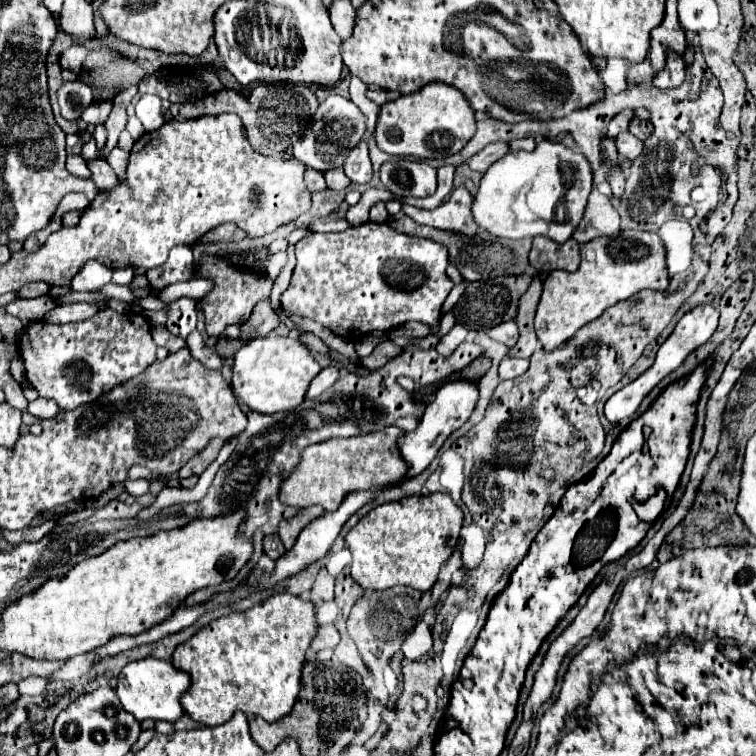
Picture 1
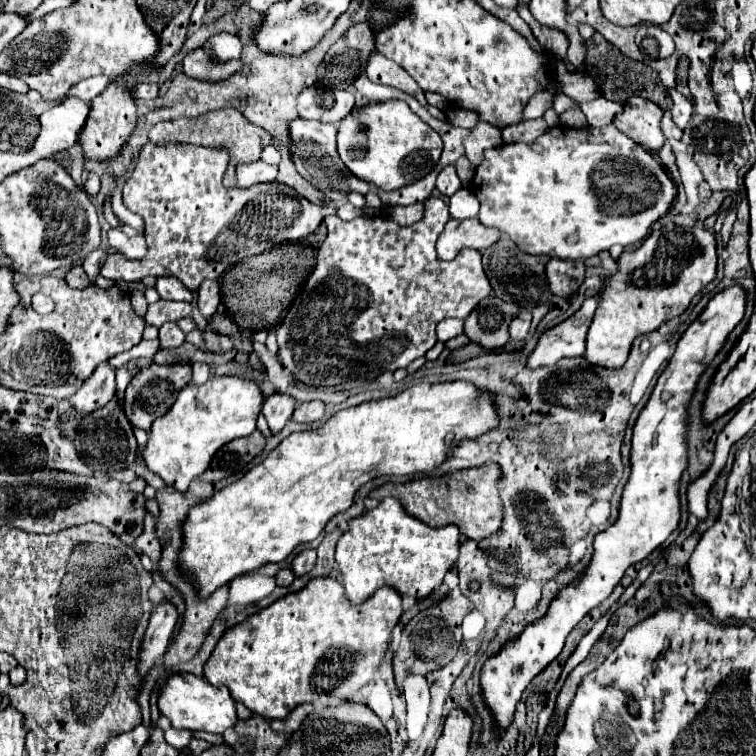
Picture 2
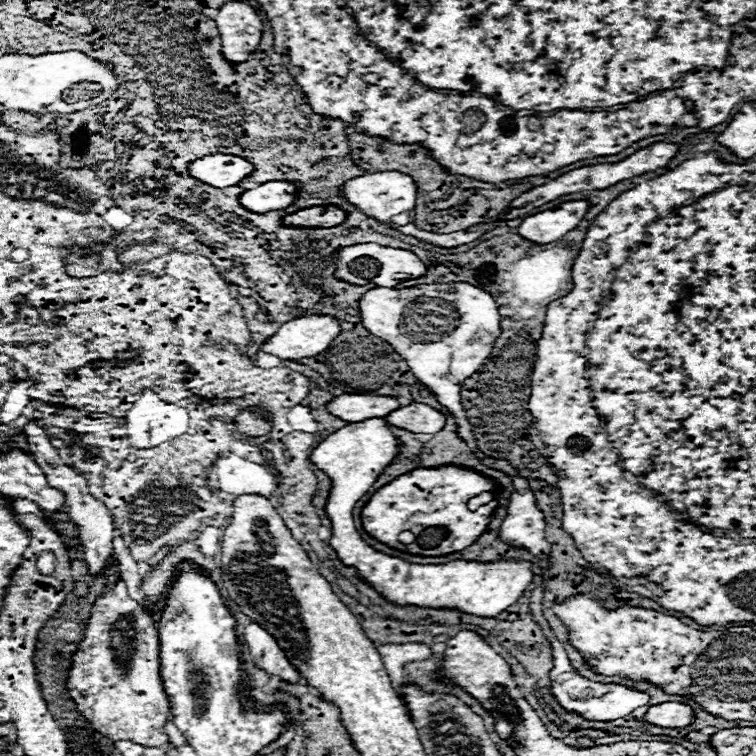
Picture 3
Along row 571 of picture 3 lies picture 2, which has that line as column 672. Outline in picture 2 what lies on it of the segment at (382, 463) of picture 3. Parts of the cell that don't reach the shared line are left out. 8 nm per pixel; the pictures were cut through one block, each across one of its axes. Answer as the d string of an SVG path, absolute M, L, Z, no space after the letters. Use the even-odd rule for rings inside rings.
M738 286L726 288L718 294L714 294L710 298L710 302L706 304L706 308L702 310L702 314L686 328L686 332L682 334L682 338L678 340L676 352L672 356L672 360L666 364L666 368L662 370L662 374L658 376L656 386L652 388L652 394L646 402L646 406L642 408L636 424L634 424L634 436L632 436L632 452L630 452L630 478L624 486L622 492L622 500L620 500L620 510L618 510L618 518L614 520L614 524L600 532L594 540L594 552L588 564L588 570L578 576L576 582L568 584L566 588L562 588L562 592L554 598L554 602L550 604L548 612L526 624L526 628L520 632L520 636L508 640L496 654L488 656L488 660L482 666L480 672L480 688L482 688L482 698L486 708L490 710L494 724L496 724L496 732L504 734L508 730L508 726L514 720L514 712L516 712L516 704L522 698L522 692L526 690L526 686L532 682L532 678L536 674L540 674L564 648L564 640L570 634L570 630L592 610L596 608L602 600L606 600L612 590L616 588L616 584L622 580L624 572L632 566L642 562L652 550L656 550L678 526L680 520L680 500L678 500L678 482L682 476L682 470L686 466L686 408L690 404L694 386L700 378L700 374L706 370L708 362L712 362L712 358L716 356L716 352L722 348L726 336L734 330L734 326L744 318L744 306L746 306L746 292Z

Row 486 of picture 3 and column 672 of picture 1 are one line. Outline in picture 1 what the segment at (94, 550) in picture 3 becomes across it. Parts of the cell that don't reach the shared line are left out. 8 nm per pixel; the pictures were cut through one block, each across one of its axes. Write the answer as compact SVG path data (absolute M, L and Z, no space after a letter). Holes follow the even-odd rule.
M668 52L668 62L666 62L666 68L660 70L654 80L650 82L650 86L656 86L656 88L676 88L684 82L684 60L674 54L674 52Z

